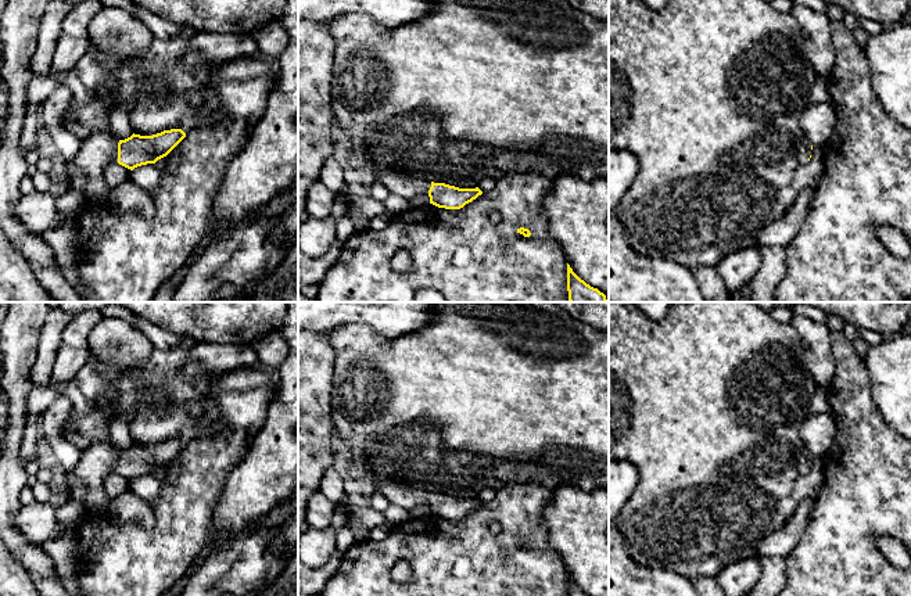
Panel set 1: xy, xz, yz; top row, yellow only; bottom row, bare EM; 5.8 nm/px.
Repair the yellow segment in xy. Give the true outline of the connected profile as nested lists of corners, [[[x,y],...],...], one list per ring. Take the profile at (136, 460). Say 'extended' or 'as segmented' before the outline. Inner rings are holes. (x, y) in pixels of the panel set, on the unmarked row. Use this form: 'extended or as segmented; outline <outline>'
extended; outline [[[171,439],[153,446],[133,444],[125,450],[101,445],[83,452],[72,470],[72,475],[86,487],[86,495],[82,500],[83,509],[93,513],[107,511],[111,500],[105,495],[104,480],[111,473],[118,473],[130,481],[141,475],[155,474],[184,448],[186,444],[182,439]]]

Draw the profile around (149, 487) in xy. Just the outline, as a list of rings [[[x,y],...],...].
[[[155,474],[137,477],[132,481],[130,492],[154,502],[161,493],[161,481]]]

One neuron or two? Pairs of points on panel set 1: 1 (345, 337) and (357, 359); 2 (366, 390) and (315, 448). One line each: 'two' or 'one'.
1: one
2: two

